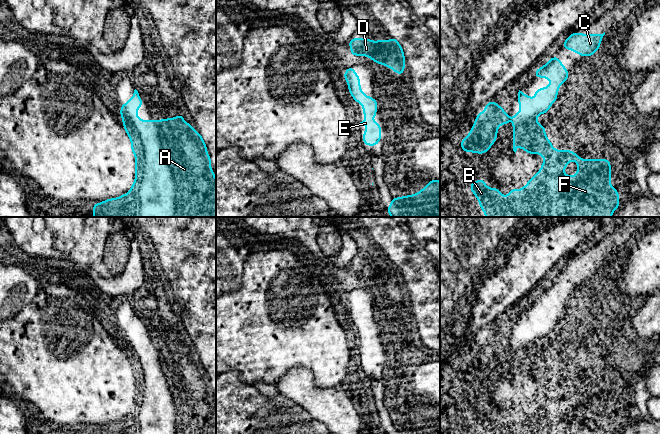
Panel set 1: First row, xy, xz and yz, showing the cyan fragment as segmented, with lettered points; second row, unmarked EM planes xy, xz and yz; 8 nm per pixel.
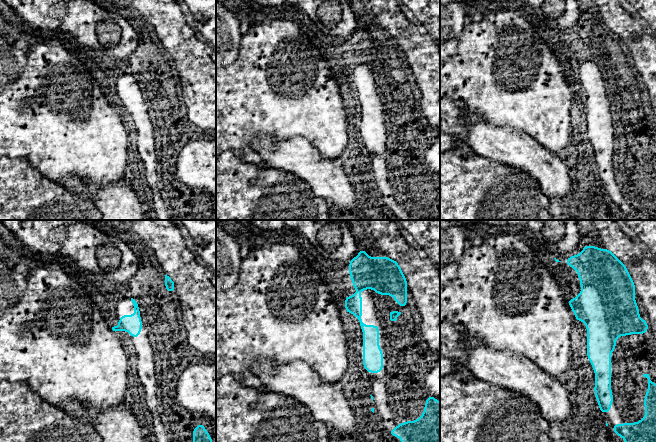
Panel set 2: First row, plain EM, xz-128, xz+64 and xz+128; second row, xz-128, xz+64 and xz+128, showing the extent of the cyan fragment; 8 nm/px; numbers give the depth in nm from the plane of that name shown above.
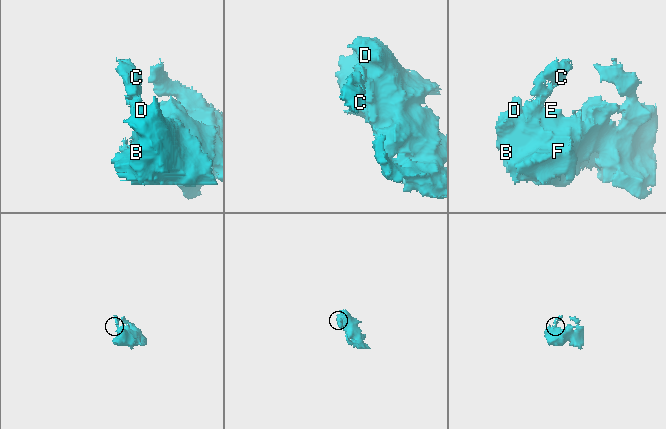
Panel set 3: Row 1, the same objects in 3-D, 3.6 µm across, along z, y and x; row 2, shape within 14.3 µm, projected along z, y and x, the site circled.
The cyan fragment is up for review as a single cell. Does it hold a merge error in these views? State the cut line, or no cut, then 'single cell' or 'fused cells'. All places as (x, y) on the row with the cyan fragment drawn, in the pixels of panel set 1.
no cut | single cell

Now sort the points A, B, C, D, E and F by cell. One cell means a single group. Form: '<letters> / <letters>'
A B C D E F

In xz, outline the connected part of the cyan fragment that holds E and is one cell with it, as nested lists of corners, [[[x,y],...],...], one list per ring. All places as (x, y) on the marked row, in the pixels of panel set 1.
[[[351,66],[343,73],[343,77],[348,84],[348,91],[355,103],[360,102],[363,107],[365,120],[360,122],[360,126],[369,126],[369,130],[364,130],[362,143],[365,146],[378,146],[379,140],[383,137],[380,131],[383,127],[378,122],[372,122],[371,119],[377,116],[377,105],[379,101],[371,96],[365,96],[360,88],[361,78],[357,75],[355,69]]]

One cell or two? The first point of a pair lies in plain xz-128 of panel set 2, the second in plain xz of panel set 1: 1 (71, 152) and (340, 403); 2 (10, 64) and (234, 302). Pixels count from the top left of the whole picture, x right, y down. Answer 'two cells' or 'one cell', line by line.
1: two cells
2: two cells

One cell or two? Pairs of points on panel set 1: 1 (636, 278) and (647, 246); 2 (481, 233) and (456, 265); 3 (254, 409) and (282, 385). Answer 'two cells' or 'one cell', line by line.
1: one cell
2: one cell
3: two cells

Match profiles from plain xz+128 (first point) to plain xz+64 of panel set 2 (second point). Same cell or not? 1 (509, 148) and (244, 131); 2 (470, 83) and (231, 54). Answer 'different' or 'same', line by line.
1: different
2: different

